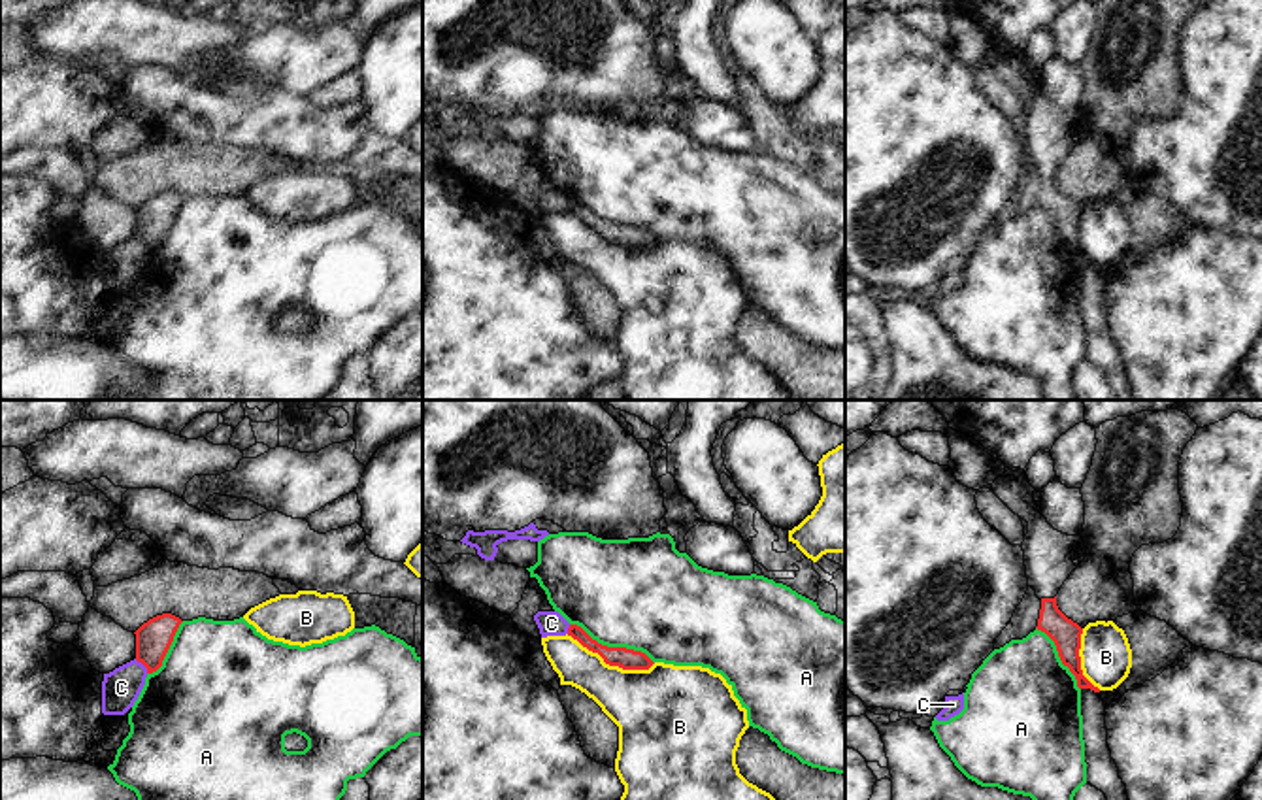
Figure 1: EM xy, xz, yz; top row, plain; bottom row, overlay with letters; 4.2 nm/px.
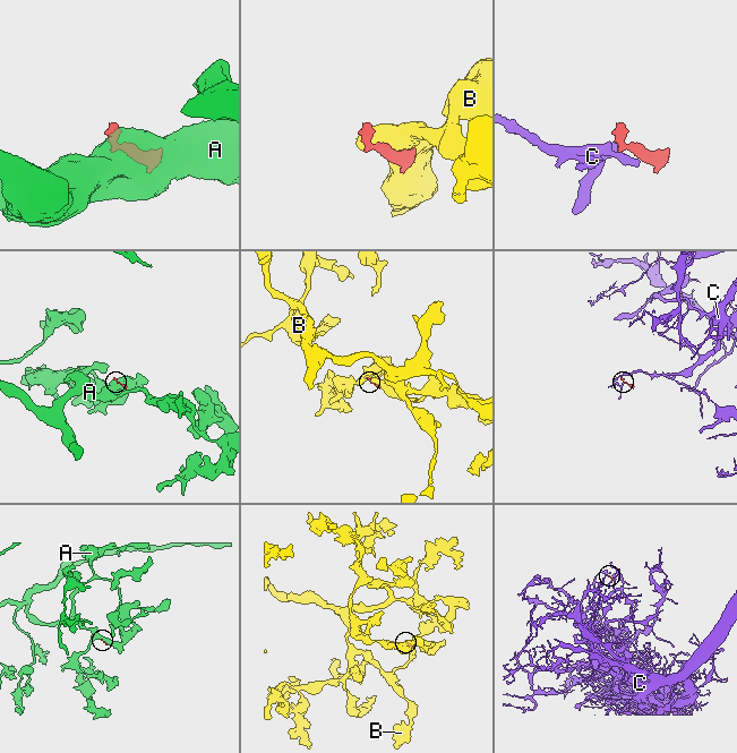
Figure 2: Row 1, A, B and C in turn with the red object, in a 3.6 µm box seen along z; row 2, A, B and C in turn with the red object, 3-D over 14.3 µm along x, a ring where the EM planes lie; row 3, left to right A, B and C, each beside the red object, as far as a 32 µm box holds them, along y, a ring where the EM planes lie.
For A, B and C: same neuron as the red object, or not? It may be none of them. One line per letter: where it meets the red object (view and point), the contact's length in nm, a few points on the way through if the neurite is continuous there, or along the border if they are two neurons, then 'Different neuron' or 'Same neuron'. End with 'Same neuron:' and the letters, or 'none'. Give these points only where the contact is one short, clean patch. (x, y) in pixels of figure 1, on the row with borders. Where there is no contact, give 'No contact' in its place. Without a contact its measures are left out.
A: Touches red at xz (612, 648). Shared border 400 nm. Different neuron
B: Touches red at xz (612, 665). Shared border 400 nm. Different neuron
C: Touches red at xy (142, 663). Shared border 90 nm. Boundary: xy (134, 659), (148, 672). Different neuron
Same neuron: none.

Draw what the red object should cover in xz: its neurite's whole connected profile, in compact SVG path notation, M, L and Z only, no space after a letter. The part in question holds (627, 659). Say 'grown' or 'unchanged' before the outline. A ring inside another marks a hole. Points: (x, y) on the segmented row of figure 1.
unchanged | M570 625L568 636L577 640L583 647L598 653L606 664L619 666L623 670L649 670L655 662L641 651L626 647L607 647L592 640L581 626Z

